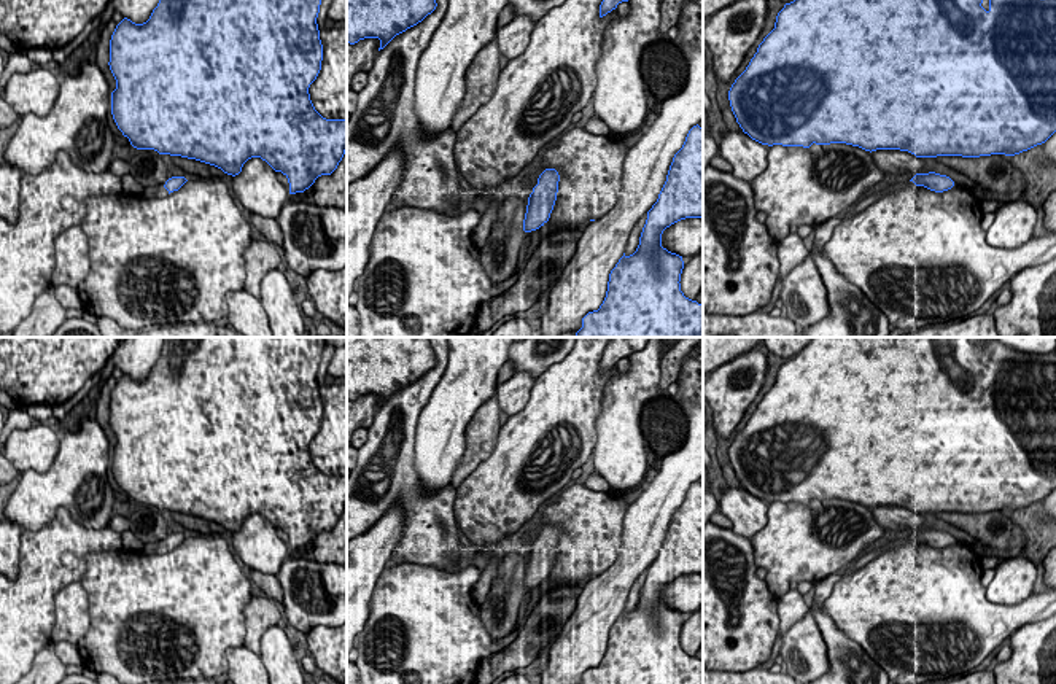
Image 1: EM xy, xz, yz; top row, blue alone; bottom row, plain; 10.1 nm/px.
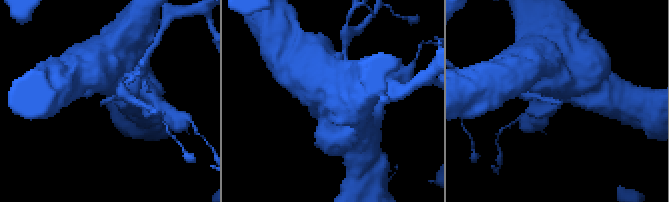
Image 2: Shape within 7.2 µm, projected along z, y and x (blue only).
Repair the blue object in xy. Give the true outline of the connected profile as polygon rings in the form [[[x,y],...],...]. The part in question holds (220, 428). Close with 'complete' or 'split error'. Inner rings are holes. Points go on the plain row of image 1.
[[[164,337],[157,363],[149,375],[135,380],[124,374],[110,396],[110,426],[116,436],[111,449],[111,471],[130,501],[137,506],[154,506],[159,511],[196,515],[221,525],[227,531],[239,531],[251,514],[261,514],[275,528],[281,528],[289,539],[289,550],[304,549],[321,531],[331,531],[347,507],[347,476],[326,476],[313,463],[309,450],[310,441],[321,426],[323,401],[316,374],[326,337]]] | complete

